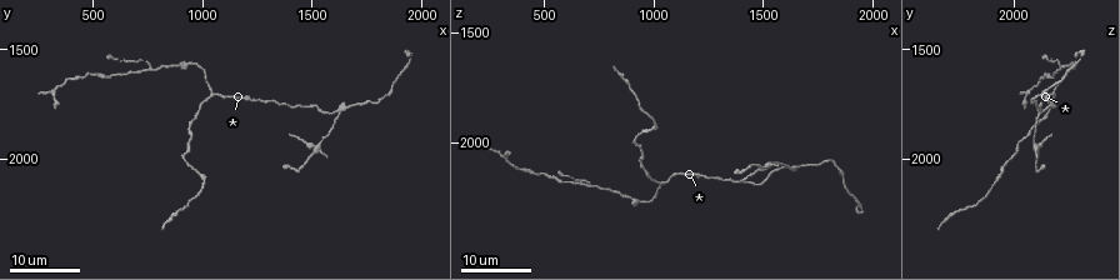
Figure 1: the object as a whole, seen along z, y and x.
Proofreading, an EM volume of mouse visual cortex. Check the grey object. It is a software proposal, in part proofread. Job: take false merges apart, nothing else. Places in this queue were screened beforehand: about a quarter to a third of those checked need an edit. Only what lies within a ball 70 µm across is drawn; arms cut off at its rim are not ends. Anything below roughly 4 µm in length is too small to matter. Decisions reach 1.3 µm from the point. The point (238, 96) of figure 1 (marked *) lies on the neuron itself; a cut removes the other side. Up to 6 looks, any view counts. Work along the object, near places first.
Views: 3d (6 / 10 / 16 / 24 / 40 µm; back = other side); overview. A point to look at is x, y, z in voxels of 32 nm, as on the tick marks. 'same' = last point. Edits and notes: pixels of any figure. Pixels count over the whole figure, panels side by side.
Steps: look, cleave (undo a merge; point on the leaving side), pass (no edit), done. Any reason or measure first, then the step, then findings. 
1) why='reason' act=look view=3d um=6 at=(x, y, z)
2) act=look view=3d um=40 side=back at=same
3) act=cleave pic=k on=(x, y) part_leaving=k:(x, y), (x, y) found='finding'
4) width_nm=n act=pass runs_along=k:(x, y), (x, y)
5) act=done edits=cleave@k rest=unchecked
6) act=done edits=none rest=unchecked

why='three arms meet' act=look view=3d um=24 at=(1040, 1710, 2190)

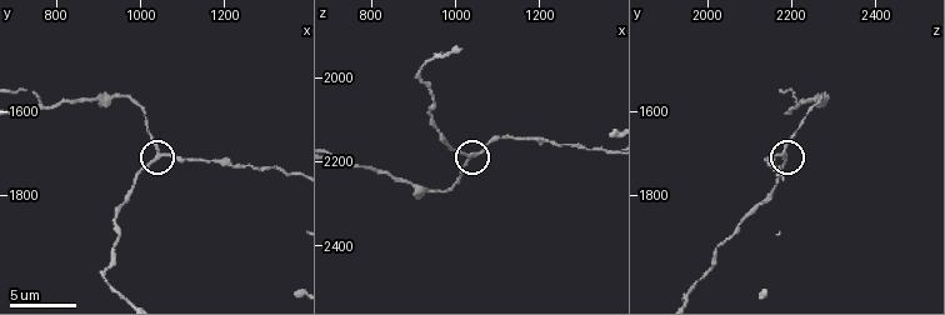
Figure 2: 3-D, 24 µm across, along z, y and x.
act=look view=3d um=6 at=(1050, 1710, 2180)

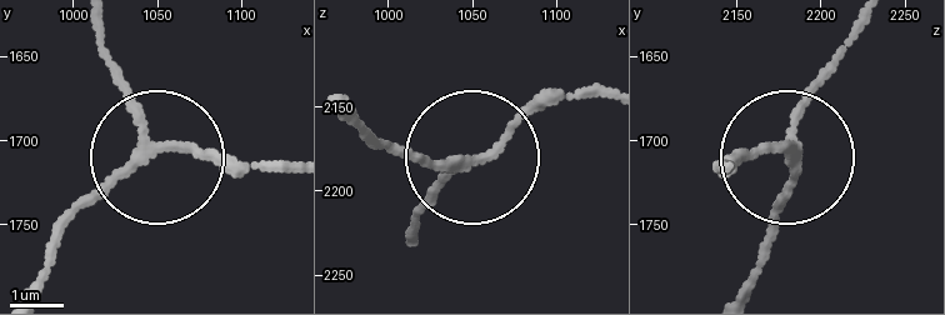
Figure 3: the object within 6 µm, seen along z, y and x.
width_nm=170 act=pass runs_along=3:(606, 93), (553, 98), (473, 160), (369, 138) found='all the same neuron'

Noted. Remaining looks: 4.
why='side arm on a straight run' act=look view=3d um=16 at=(1630, 1790, 2120)

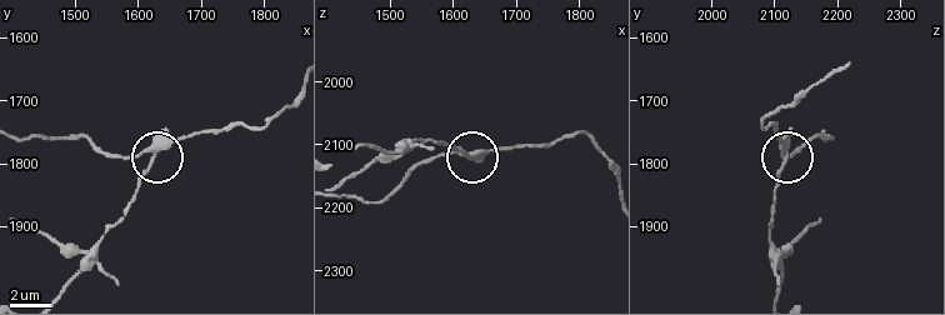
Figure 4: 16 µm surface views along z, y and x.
act=look view=3d um=6 at=(1625, 1785, 2120)

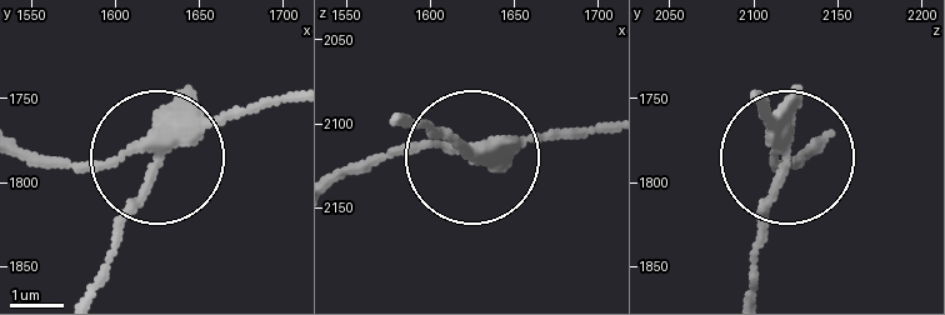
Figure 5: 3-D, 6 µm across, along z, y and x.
why='other side' act=look view=3d um=6 side=back at=(1626, 1784, 2116)

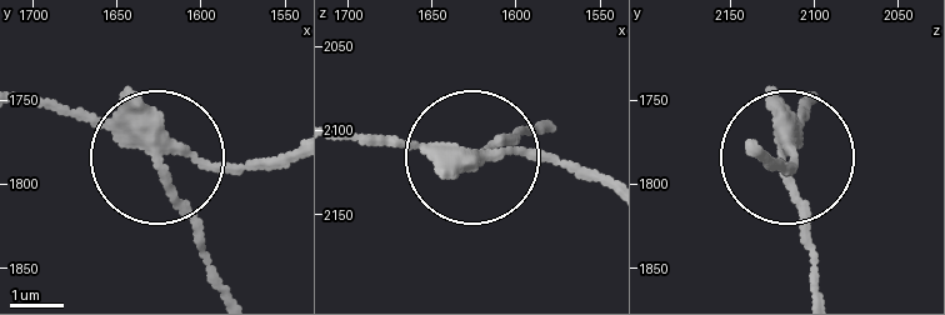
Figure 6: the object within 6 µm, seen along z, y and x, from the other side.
width_nm=270 act=cleave pic=6 on=(180, 214) part_leaving=6:(158, 155), (215, 285) found='two neurons meet here'

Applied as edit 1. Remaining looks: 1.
why='small branch off a trunk' act=look view=3d um=6 at=(760, 1580, 2215)

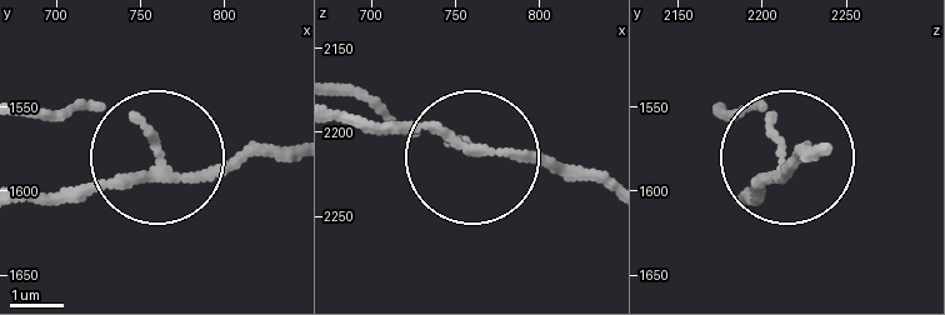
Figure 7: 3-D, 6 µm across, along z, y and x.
width_nm=150 act=pass runs_along=7:(596, 183), (386, 119) found='continuous, no second neuron'

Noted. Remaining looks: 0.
act=done edits=cleave@6 rest=unchecked

